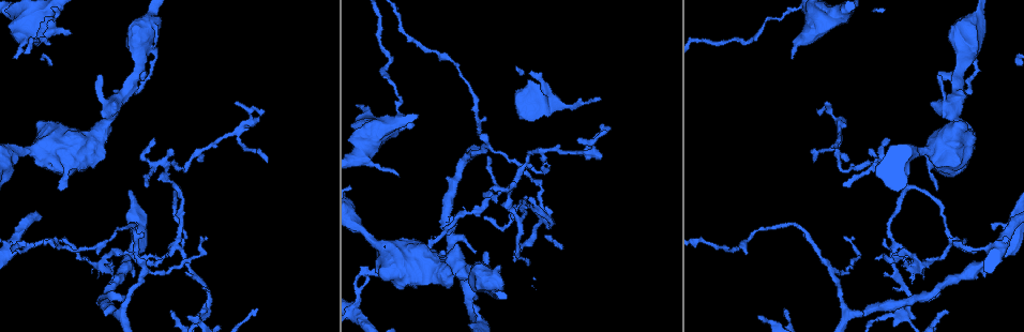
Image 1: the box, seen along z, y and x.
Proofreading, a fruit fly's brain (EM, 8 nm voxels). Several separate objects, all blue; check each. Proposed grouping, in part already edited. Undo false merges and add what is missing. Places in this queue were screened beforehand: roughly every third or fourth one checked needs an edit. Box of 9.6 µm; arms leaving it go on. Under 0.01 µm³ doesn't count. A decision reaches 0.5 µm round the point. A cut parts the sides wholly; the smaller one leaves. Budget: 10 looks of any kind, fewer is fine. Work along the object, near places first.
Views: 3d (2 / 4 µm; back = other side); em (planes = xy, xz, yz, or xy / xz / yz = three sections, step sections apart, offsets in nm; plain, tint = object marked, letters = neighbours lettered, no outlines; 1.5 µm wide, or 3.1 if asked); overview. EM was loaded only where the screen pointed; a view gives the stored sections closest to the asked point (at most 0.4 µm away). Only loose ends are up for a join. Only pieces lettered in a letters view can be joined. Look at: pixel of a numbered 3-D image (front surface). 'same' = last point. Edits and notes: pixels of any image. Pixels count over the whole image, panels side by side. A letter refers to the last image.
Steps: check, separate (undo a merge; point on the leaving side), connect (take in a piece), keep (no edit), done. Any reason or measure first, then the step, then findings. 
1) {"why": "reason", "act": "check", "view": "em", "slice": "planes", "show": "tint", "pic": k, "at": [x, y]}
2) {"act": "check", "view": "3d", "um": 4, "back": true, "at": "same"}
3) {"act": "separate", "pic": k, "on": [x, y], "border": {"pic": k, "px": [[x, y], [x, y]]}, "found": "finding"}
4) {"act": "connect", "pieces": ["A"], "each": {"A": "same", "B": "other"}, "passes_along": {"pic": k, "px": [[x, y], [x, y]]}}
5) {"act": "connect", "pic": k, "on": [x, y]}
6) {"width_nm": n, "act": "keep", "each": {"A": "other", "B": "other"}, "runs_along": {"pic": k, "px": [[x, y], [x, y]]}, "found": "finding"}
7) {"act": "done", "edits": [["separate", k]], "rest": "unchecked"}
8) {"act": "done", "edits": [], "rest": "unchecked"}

{"why": "branch stops here", "act": "check", "view": "3d", "um": 4, "pic": 1, "at": [757, 316]}

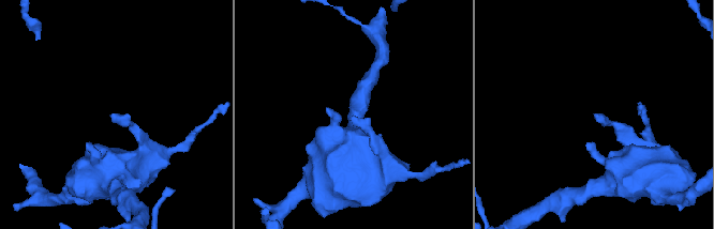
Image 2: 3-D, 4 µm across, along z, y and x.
{"act": "check", "view": "em", "slice": "xy", "step": 8, "show": "letters", "pic": 2, "at": [352, 119]}

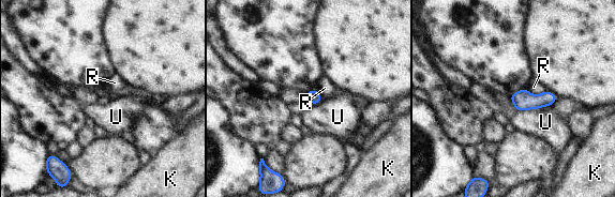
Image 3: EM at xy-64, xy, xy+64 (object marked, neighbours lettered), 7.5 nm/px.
{"width_nm": 90, "act": "keep", "each": {"K": "other", "R": "other", "U": "other"}, "border": {"pic": 3, "px": [[552, 104], [536, 109], [516, 110]]}, "found": "none of them fits"}

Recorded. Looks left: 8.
{"act": "check", "view": "em", "slice": "xy", "step": 4, "show": "letters", "pic": 1, "at": [201, 236]}

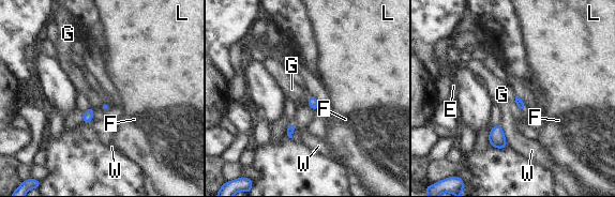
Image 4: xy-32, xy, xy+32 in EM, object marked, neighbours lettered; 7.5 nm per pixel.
{"why": "another direction", "act": "check", "view": "em", "slice": "yz", "step": 8, "show": "letters", "at": "same"}

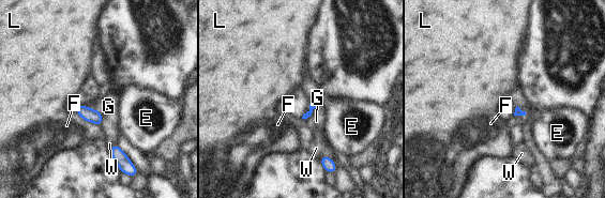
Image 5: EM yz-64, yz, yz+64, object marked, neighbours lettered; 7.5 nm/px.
{"width_nm": 100, "act": "keep", "each": {"E": "other", "F": "other", "G": "other", "L": "other", "W": "other"}, "border": {"pic": 5, "px": [[93, 108], [101, 115], [101, 125]]}, "found": "no lettered piece goes on from it"}

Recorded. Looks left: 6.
{"why": "a fork", "act": "check", "view": "3d", "um": 4, "pic": 1, "at": [440, 235]}

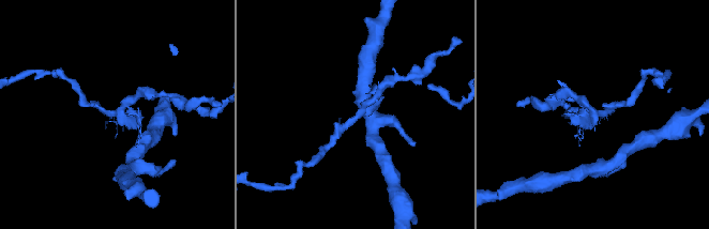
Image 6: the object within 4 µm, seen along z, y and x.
{"why": "shape alone is not enough", "act": "check", "view": "em", "slice": "yz", "step": 8, "show": "tint", "pic": 6, "at": [111, 113]}

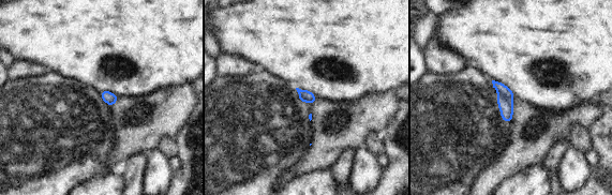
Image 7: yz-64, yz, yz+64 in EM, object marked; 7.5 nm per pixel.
{"why": "another direction", "act": "check", "view": "em", "slice": "planes", "show": "letters", "at": "same"}

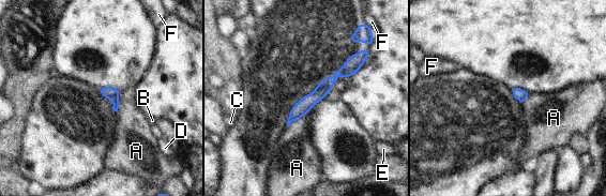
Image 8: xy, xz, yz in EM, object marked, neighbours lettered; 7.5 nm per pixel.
{"width_nm": 90, "act": "keep", "each": {"A": "other", "B": "other", "C": "other", "D": "other", "E": "other", "F": "other"}, "runs_along": {"pic": 8, "px": [[355, 62], [291, 118]]}, "found": "continuous, no second neuron"}

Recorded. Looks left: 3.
{"why": "branch stops here", "act": "check", "view": "3d", "um": 4, "pic": 1, "at": [60, 191]}

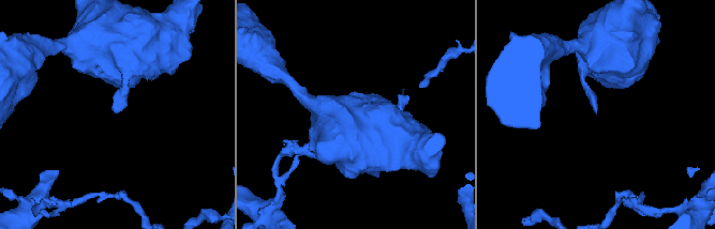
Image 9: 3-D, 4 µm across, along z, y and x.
{"act": "check", "view": "em", "slice": "planes", "show": "letters", "pic": 9, "at": [115, 113]}

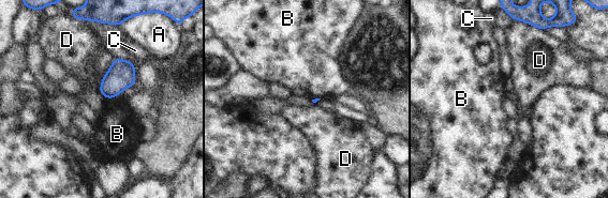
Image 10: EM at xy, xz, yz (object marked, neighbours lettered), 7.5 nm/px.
{"act": "keep", "each": {"A": "other", "B": "other", "C": "other", "D": "other"}, "border": {"pic": 10, "px": [[106, 97], [112, 98]]}, "found": "none of them fits"}

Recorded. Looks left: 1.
{"act": "done", "edits": [], "rest": "unchecked"}

